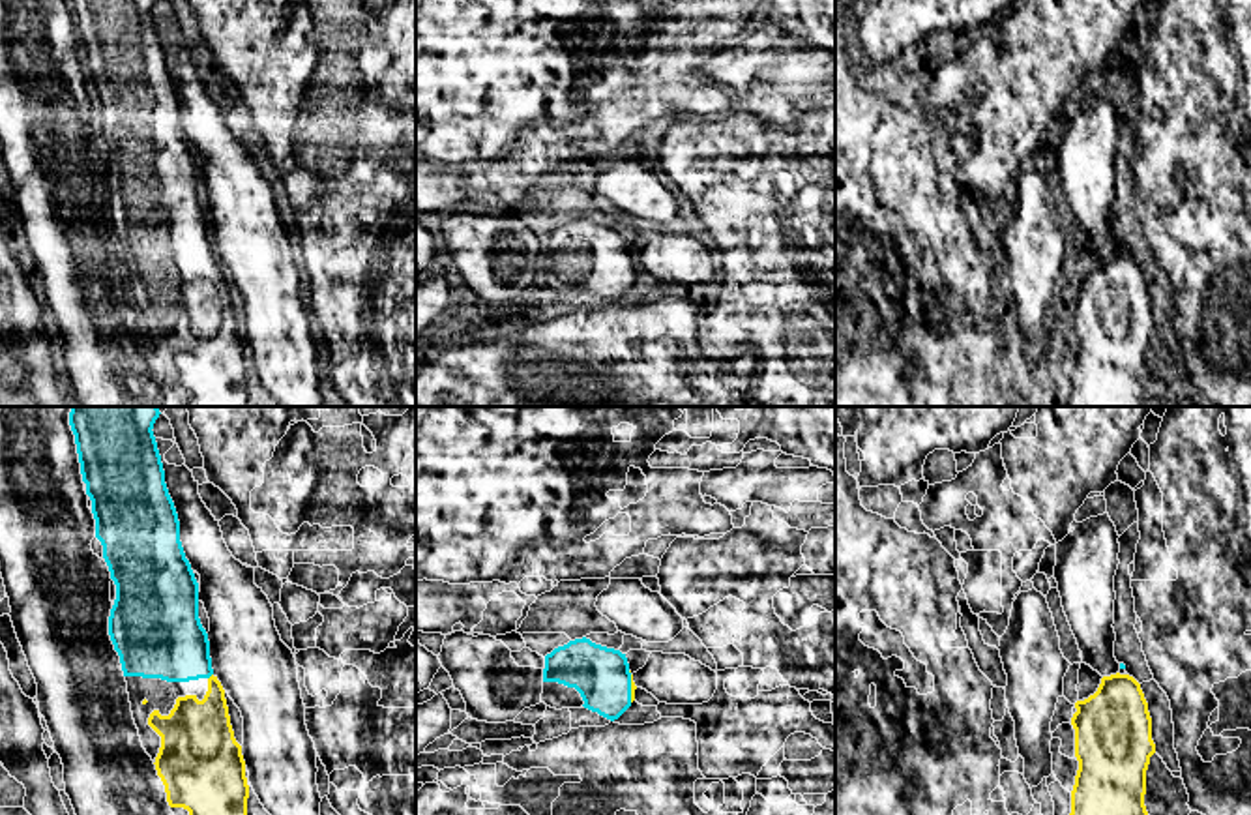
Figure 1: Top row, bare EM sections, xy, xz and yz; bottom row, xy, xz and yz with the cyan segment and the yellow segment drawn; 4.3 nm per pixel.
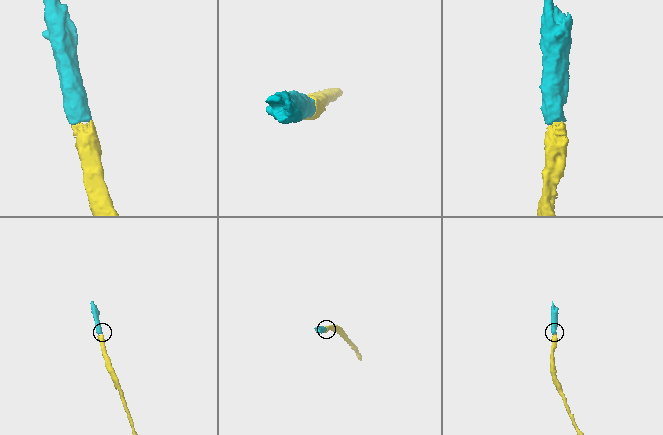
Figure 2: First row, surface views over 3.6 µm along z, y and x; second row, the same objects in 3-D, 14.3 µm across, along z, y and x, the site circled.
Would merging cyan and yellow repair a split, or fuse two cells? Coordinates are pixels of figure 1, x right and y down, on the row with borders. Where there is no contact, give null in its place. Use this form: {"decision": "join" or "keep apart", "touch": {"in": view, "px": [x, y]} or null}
{"decision": "join", "touch": {"in": "xz", "px": [630, 686]}}

